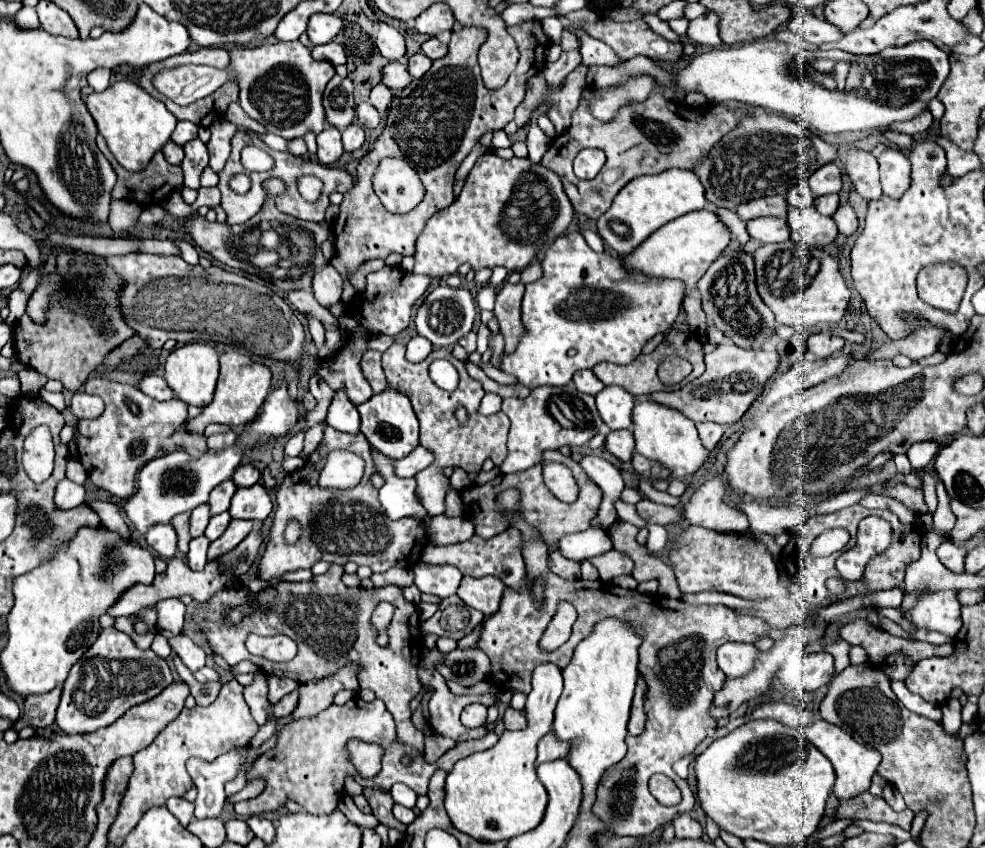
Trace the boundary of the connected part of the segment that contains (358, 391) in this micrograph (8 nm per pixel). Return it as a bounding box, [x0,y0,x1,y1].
[316,346,372,406]

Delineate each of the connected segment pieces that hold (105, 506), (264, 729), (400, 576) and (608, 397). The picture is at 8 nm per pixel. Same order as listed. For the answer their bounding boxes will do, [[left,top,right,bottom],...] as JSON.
[[85,500,130,541],[250,718,276,748],[372,568,414,588],[596,386,634,430]]

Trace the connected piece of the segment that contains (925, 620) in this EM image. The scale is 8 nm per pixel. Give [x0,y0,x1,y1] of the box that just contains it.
[902,590,962,637]

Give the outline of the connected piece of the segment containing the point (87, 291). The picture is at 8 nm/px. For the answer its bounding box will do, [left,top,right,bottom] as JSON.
[14,250,136,392]

